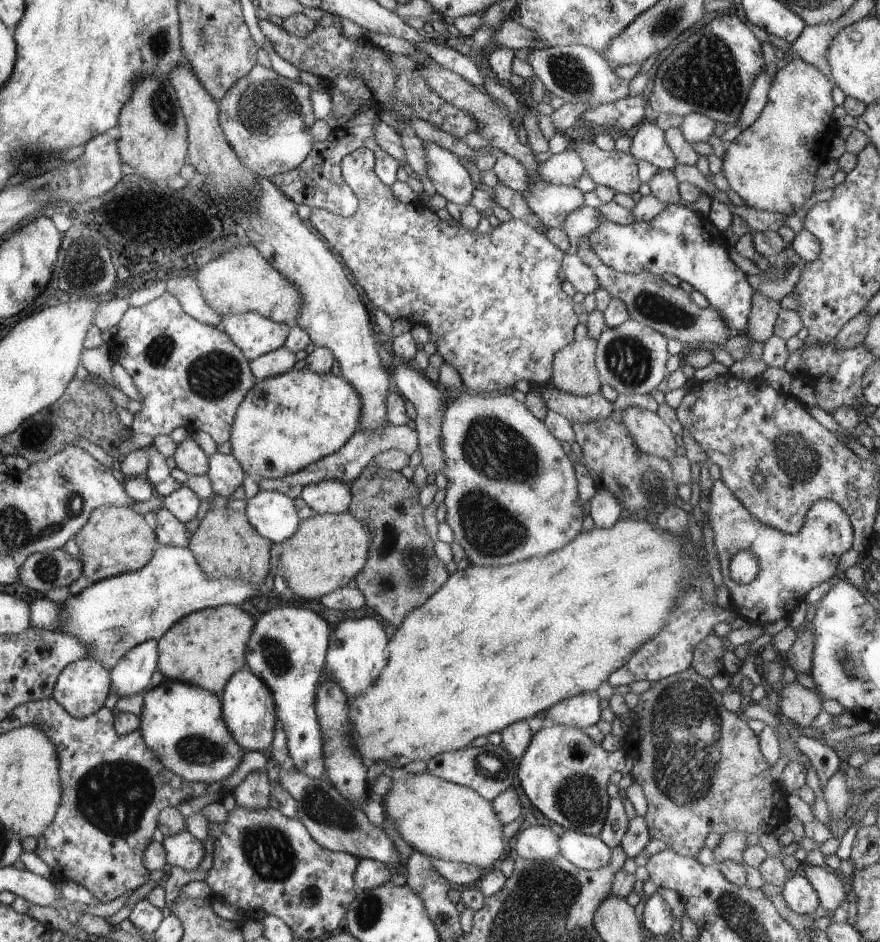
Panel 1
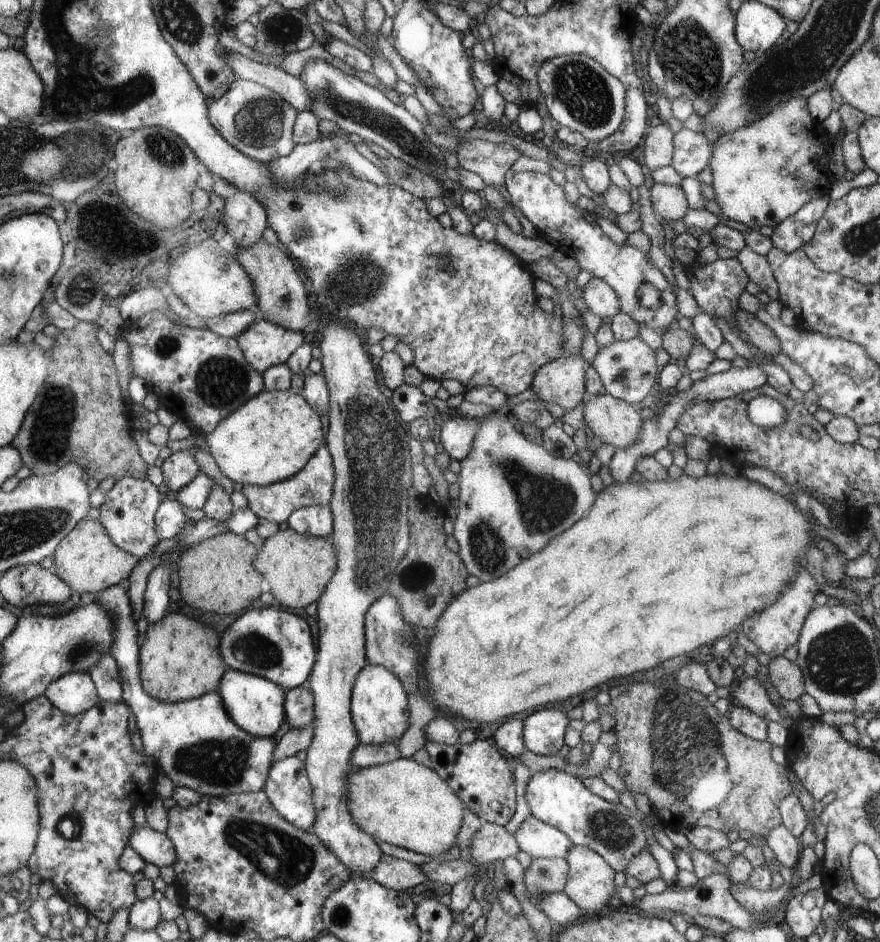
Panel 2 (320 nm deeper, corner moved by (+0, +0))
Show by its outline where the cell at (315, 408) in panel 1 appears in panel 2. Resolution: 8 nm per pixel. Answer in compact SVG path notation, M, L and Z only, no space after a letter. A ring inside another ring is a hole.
M294 390L263 391L204 436L218 468L233 483L269 486L294 477L324 445L321 415Z

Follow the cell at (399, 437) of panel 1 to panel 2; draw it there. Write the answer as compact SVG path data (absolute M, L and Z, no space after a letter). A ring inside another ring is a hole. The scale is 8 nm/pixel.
M322 445L311 461L294 477L288 477L287 480L264 487L246 485L241 492L244 493L246 500L248 500L248 508L252 512L256 512L259 518L268 519L280 525L287 522L290 514L298 508L313 506L314 504L329 505L334 478L336 478L336 474L334 474L332 456L330 456L328 448Z

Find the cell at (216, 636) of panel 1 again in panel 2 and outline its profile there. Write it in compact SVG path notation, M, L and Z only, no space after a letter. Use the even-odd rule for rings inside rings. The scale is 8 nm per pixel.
M168 614L148 626L146 640L140 646L140 679L152 698L163 702L181 702L216 692L228 667L220 653L222 634L196 618Z

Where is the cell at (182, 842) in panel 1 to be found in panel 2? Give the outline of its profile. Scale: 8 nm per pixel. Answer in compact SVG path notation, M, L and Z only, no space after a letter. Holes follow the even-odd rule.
M151 827L136 828L128 842L129 848L134 848L147 864L156 865L159 869L173 866L176 862L175 844L165 834L153 830Z

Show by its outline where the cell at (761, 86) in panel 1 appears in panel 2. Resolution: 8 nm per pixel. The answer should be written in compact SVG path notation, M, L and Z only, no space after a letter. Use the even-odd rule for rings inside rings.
M682 129L676 132L673 144L671 166L682 176L682 179L698 175L709 166L714 144L710 143L703 133Z

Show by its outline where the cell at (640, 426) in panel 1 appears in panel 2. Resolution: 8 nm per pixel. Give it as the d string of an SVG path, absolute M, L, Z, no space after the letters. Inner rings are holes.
M611 395L593 396L584 404L584 421L592 432L614 449L630 448L640 440L644 419L637 406Z

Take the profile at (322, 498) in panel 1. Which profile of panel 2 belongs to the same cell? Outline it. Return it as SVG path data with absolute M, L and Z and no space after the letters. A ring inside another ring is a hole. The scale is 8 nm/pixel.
M314 504L294 510L288 518L288 526L299 534L329 539L334 533L334 512L329 505Z

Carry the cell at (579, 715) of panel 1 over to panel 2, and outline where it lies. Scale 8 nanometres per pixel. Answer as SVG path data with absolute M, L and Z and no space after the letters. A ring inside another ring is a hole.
M544 708L522 717L523 740L526 749L537 755L555 755L565 744L570 719L566 712Z

